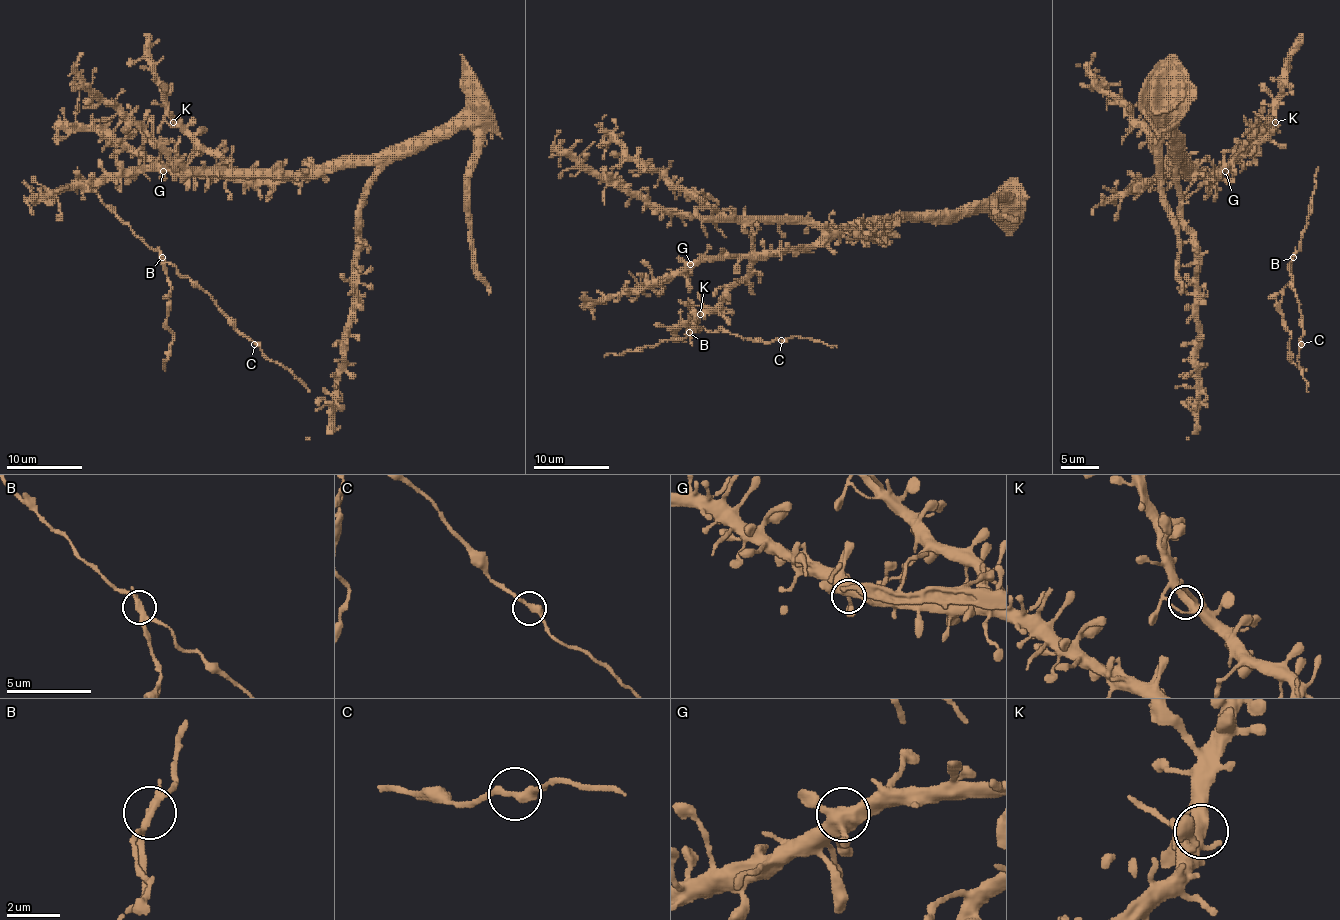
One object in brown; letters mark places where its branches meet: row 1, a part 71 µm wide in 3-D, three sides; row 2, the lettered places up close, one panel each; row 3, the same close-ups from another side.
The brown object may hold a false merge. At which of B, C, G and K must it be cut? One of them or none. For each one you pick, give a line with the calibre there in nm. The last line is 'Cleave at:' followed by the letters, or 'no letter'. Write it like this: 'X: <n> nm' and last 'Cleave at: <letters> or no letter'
B: 240 nm
Cleave at: B

